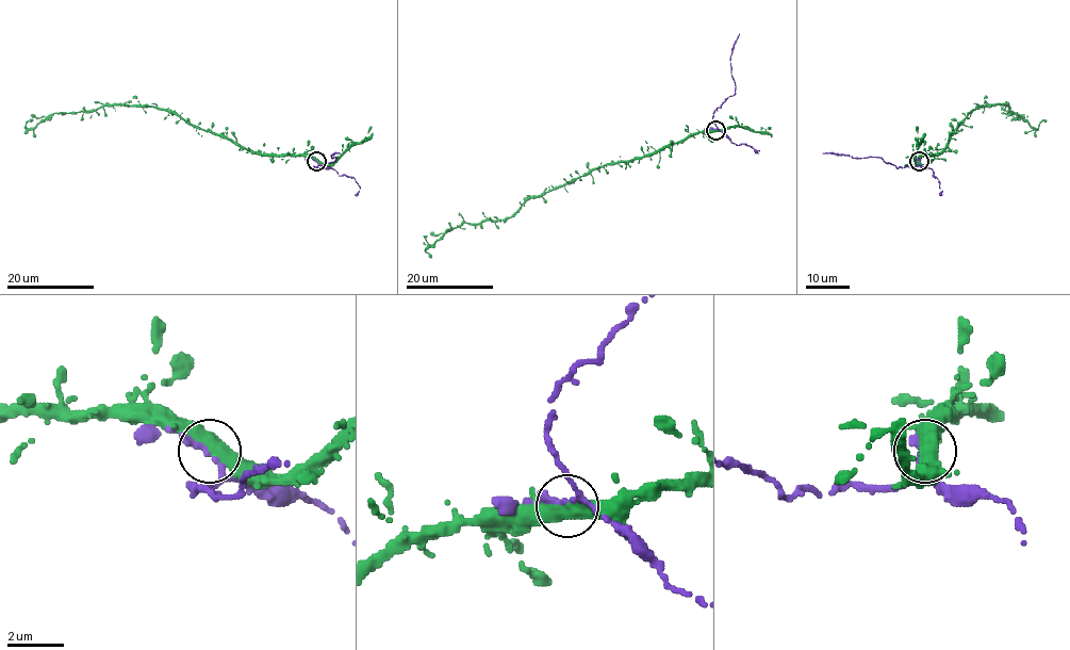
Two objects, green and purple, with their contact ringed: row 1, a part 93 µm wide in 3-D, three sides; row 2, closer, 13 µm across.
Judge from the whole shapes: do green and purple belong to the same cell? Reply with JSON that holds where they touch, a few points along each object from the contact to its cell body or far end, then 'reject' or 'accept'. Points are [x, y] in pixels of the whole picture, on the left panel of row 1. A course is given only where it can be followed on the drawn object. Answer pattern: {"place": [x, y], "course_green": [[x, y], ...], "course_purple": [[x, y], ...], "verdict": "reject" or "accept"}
{"place": [316, 161], "course_green": [[316, 161], [306, 156], [256, 153], [152, 107], [108, 104], [50, 114], [27, 128], [26, 123], [33, 119]], "course_purple": [[316, 161], [317, 165], [313, 166], [319, 167], [335, 159], [331, 155], [340, 153]], "verdict": "reject"}

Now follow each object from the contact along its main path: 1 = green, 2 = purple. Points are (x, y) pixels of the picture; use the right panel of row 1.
1: (919, 161), (921, 156), (939, 153), (952, 132), (977, 107), (1005, 104), (1010, 113), (1037, 128), (1046, 119)
2: (918, 161), (917, 165), (895, 167), (874, 157), (822, 153)

